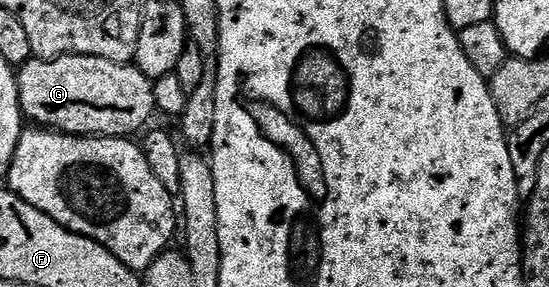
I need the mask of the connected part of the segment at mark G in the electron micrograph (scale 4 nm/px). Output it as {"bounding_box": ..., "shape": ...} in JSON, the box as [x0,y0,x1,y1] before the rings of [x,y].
{"bounding_box":[18,56,155,137],"shape":[[[57,56],[55,60],[31,58],[18,68],[22,115],[35,125],[72,136],[133,137],[147,127],[150,115],[155,115],[154,85],[133,63],[117,64],[108,58],[95,56]]]}

